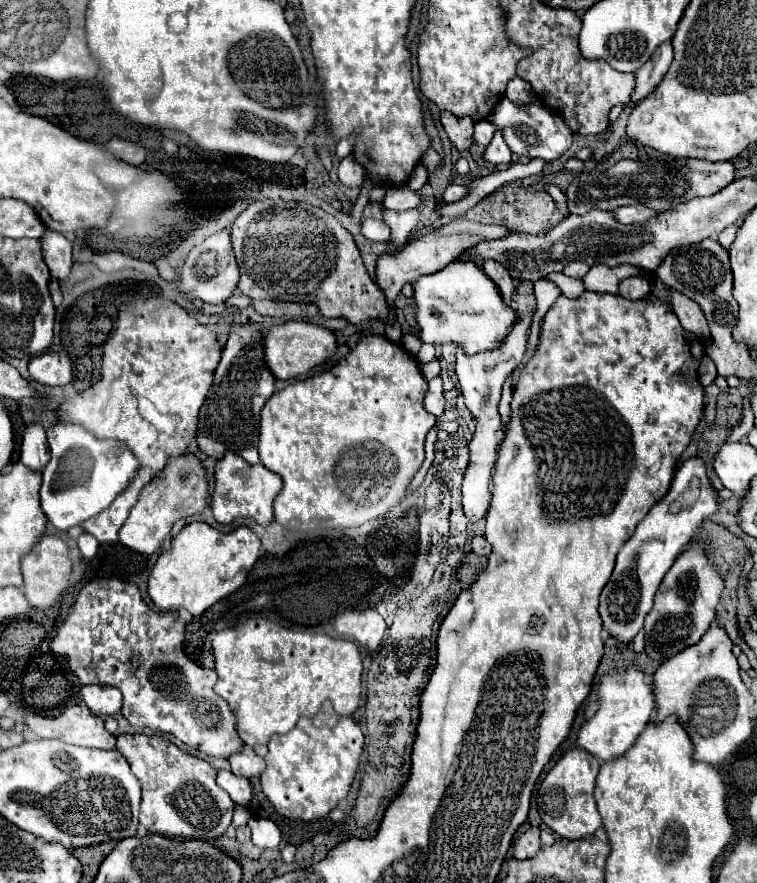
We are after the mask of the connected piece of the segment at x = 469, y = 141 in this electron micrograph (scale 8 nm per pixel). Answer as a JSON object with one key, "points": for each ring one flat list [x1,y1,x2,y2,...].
{"points":[[441,113,441,123,443,123,451,143,459,151,465,151,467,147,473,145,473,121,471,121,471,117,459,119,453,113]]}

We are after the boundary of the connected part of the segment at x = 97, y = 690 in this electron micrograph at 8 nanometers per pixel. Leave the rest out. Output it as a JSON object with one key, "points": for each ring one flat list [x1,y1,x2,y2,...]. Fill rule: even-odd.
{"points":[[83,685,81,687,81,697,87,703,87,707,97,713,97,715,115,715,121,713,121,693,115,687,105,687,105,685],[95,709,111,709,115,713,103,713,103,711,95,711]]}

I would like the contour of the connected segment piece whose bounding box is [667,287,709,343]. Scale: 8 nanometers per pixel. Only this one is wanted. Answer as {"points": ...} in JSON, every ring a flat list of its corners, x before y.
{"points":[[671,287,667,289,671,291,671,307,677,313,683,329,697,335,705,343,709,339,709,327,699,305,695,305,695,301,691,301,689,297,683,297,683,293,675,293,675,289]]}

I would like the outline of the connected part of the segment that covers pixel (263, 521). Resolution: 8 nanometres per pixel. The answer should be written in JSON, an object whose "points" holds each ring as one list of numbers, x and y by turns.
{"points":[[225,453,223,459,215,465,215,489,211,495,211,509,215,521,221,525,233,523,237,517,257,519,259,525,267,527,273,521,273,501,283,489,283,481,277,473,265,469,261,463,249,465,235,453]]}

